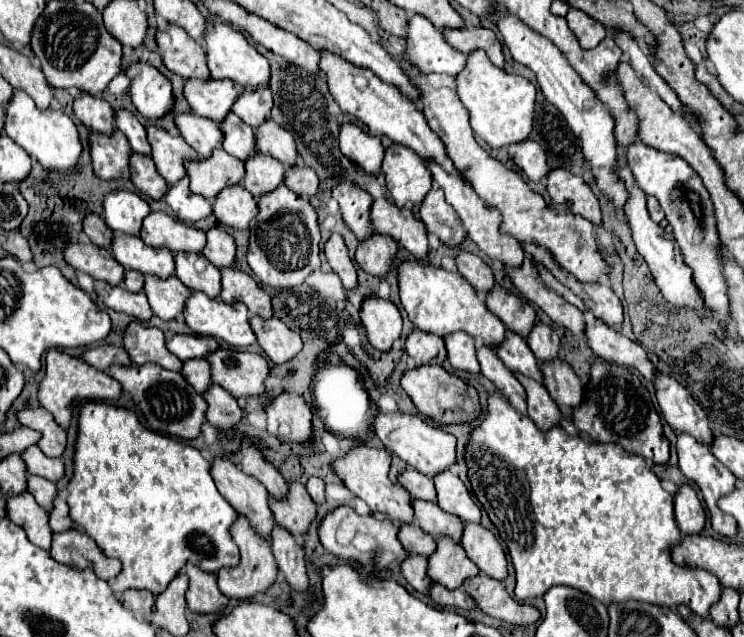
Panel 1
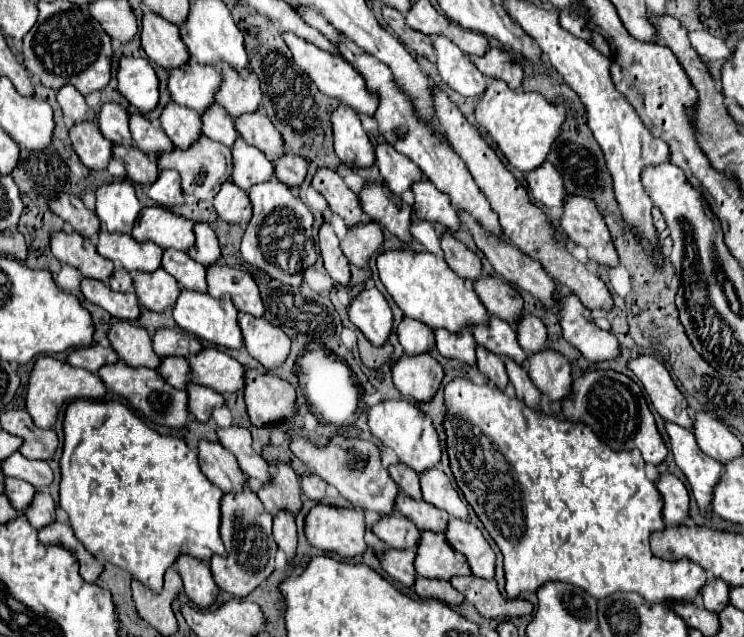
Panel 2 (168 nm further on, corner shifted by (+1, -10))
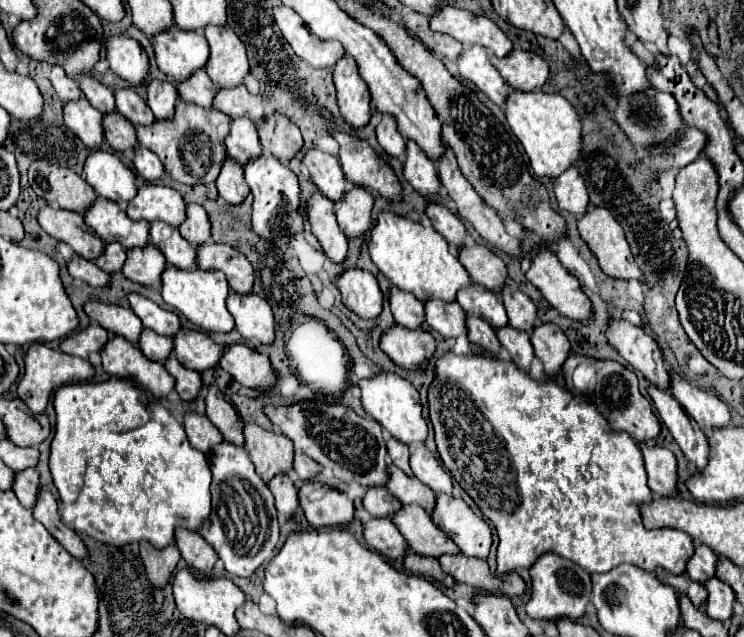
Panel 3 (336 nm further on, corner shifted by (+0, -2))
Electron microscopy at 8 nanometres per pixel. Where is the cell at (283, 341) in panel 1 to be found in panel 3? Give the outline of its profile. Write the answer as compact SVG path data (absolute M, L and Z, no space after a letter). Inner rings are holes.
M230 291L228 295L228 311L232 313L236 321L238 333L250 341L250 343L260 343L260 345L272 345L276 335L274 335L274 313L270 305L260 299L258 295L236 295Z

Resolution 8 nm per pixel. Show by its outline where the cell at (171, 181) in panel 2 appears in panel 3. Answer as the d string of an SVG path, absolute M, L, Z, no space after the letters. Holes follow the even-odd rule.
M142 145L134 151L134 167L136 167L136 173L142 175L144 181L150 181L150 183L158 181L166 171L162 161Z

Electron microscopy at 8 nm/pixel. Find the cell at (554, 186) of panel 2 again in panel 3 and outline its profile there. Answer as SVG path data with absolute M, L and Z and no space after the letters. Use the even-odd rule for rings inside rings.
M568 167L562 175L554 177L552 187L560 209L574 215L582 215L586 211L588 193L586 193L584 179L580 179L580 173L576 171L576 167Z

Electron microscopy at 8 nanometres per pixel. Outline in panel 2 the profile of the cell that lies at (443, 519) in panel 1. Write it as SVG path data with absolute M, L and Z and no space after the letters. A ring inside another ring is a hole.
M399 491L395 499L395 511L411 519L417 525L417 529L429 529L437 533L443 533L447 529L449 515L445 511L439 511L437 507L431 507L425 501L415 501L403 491Z

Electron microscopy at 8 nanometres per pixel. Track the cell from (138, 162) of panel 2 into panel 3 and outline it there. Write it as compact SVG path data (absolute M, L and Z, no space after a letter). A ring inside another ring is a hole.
M120 113L104 115L104 137L108 145L114 151L136 151L138 147L138 137L136 137L136 127L128 123Z

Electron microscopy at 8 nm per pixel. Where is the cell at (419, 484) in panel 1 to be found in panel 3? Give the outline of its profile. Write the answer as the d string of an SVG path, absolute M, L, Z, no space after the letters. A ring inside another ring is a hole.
M390 439L388 443L388 455L390 455L390 461L402 469L406 475L412 475L412 469L410 469L410 451L404 443L396 441L396 439Z

